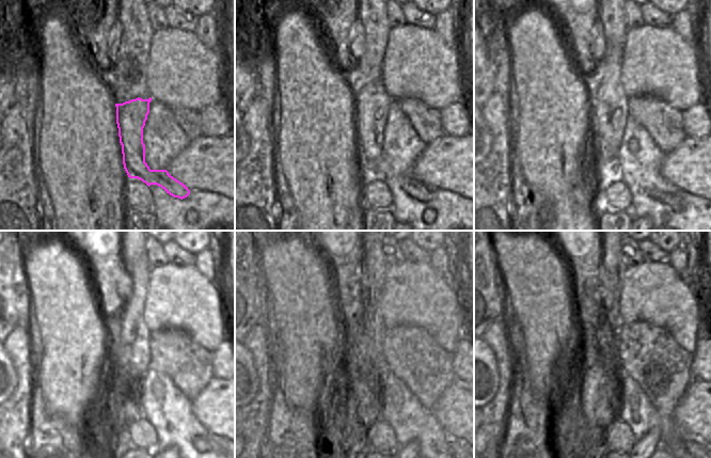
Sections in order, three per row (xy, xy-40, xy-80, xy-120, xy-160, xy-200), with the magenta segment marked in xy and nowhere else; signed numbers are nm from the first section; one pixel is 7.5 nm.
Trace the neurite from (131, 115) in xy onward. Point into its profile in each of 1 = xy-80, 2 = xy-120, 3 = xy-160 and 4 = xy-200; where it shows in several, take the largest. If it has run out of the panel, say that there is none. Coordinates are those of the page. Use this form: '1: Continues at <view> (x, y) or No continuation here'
1: Continues at xy-80 (610, 103)
2: Continues at xy-120 (129, 335)
3: Continues at xy-160 (373, 261)
4: Continues at xy-200 (611, 258)

